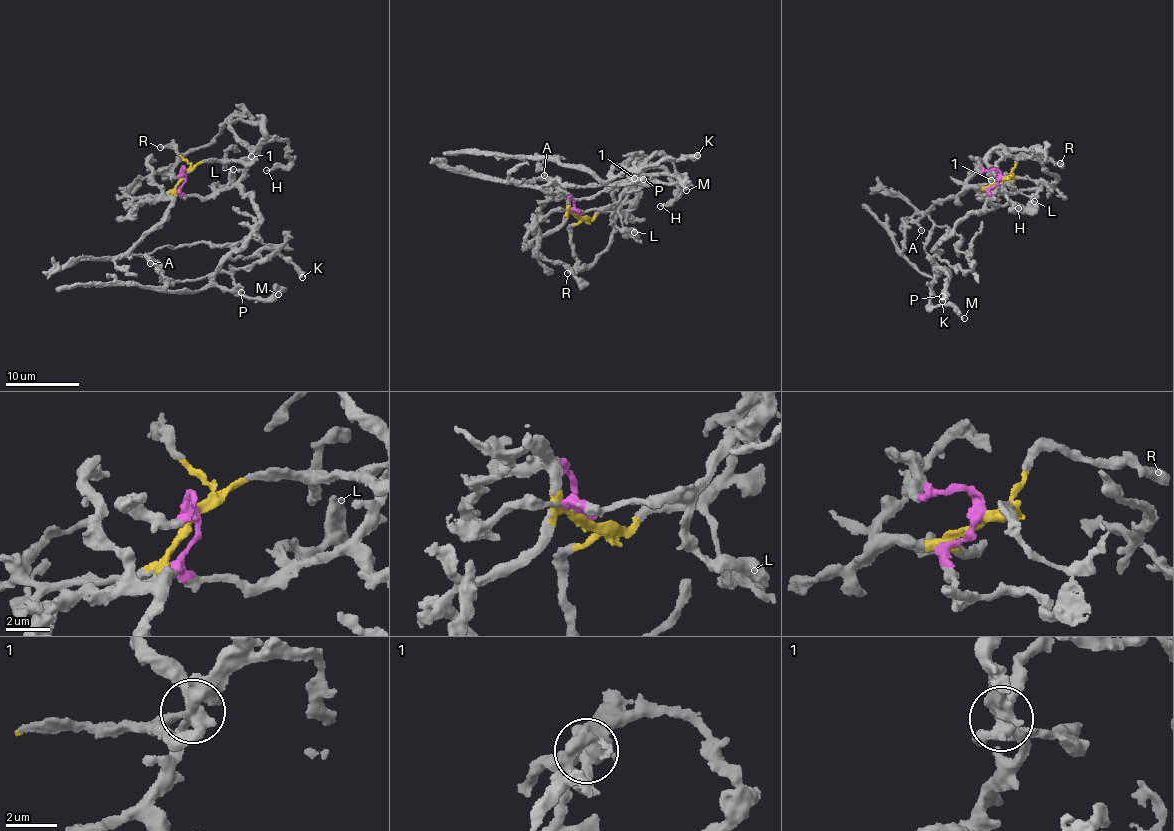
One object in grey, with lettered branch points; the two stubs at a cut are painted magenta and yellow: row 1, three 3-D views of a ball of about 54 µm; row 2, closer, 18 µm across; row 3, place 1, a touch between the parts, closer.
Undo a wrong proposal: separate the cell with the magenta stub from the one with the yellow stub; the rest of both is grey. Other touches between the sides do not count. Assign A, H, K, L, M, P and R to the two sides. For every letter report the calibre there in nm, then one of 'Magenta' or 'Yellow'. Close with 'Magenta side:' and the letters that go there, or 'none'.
A: Thickness 200 nm. Magenta
H: Thickness 240 nm. Magenta
K: Thickness 500 nm. Yellow
L: Thickness 550 nm. Magenta
M: Thickness 280 nm. Magenta
P: Thickness 550 nm. Yellow
R: Thickness 340 nm. Yellow
Magenta side: A, H, L, M

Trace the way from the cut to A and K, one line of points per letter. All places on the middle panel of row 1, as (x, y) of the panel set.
A: (577, 213), (616, 204), (645, 159), (634, 154), (607, 179), (596, 180), (556, 156), (544, 159), (543, 175)
K: (577, 213), (566, 193), (549, 180), (527, 186), (630, 183), (651, 157), (681, 161), (698, 155)

